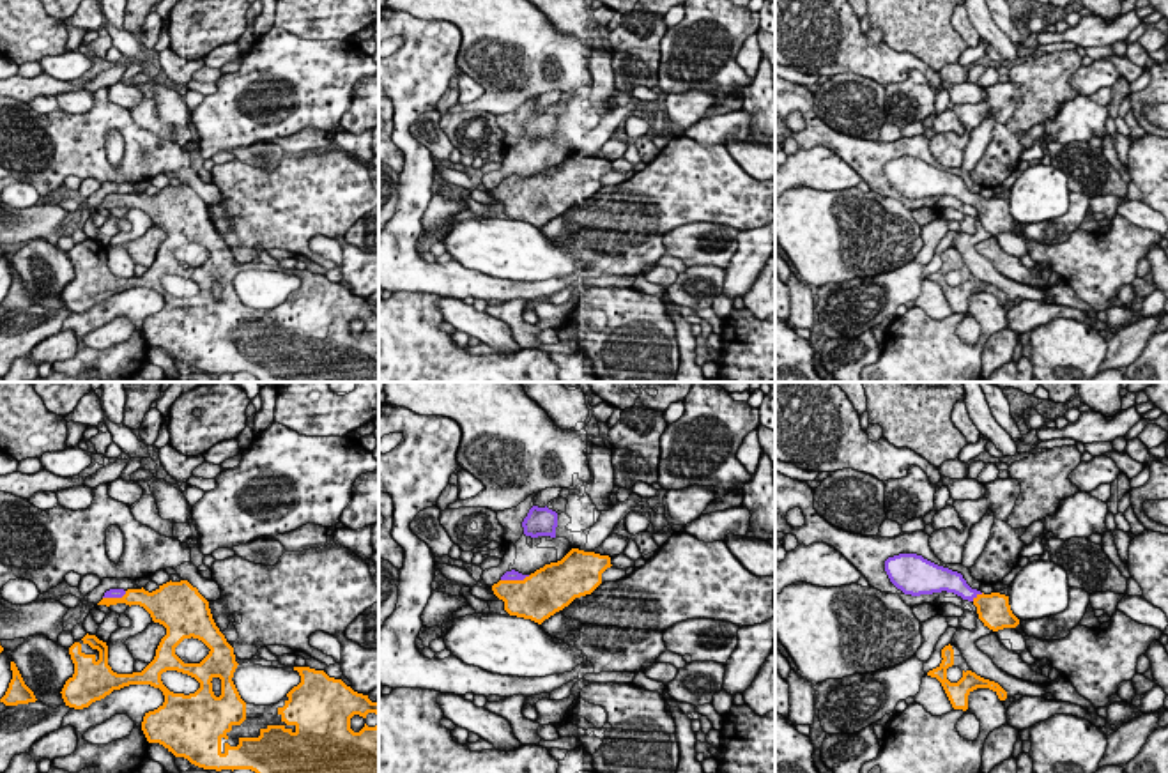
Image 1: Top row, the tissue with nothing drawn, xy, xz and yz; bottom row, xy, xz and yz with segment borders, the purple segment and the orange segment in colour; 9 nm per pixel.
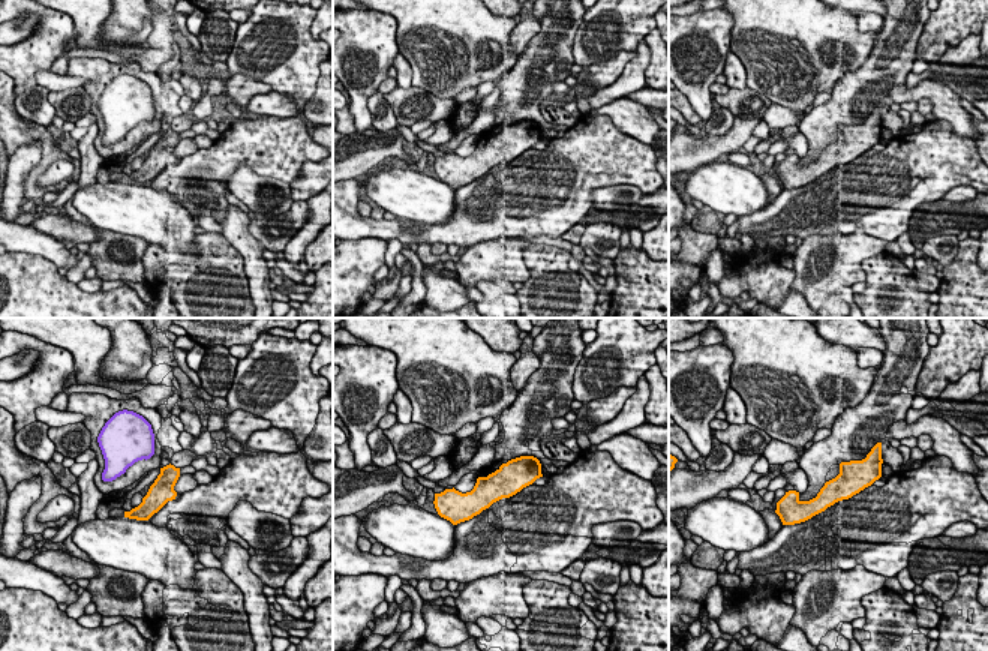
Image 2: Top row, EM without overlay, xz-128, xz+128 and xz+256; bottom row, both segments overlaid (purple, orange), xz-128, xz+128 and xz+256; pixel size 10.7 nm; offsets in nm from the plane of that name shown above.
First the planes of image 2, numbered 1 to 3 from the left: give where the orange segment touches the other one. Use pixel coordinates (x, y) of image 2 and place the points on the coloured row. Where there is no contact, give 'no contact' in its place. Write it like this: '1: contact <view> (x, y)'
1: no contact
2: no contact
3: no contact

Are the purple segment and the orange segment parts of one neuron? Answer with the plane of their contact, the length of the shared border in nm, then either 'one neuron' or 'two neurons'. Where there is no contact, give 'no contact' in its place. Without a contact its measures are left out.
contact in xz; length 280 nm; one neuron

